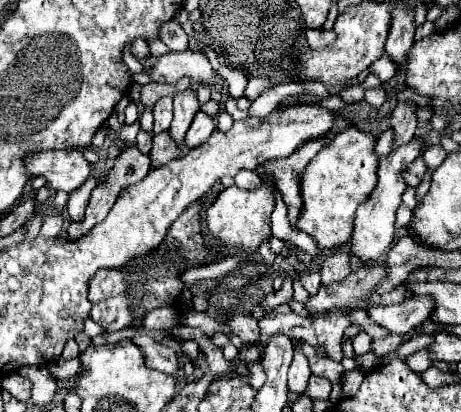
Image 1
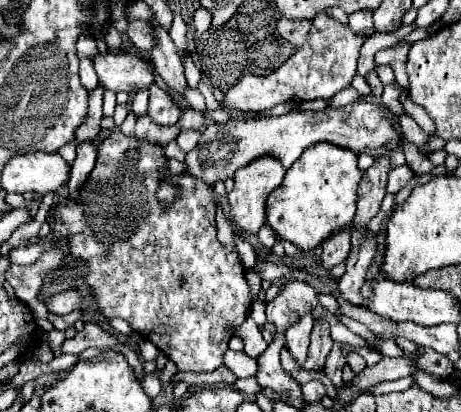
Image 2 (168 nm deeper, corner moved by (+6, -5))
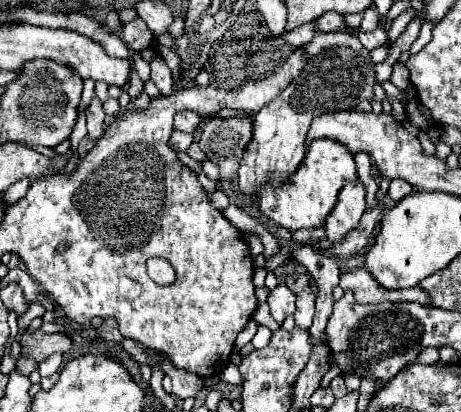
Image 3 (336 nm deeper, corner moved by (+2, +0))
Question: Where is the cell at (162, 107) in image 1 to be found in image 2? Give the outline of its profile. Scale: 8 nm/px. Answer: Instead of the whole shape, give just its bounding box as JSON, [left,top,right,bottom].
[148,84,180,126]

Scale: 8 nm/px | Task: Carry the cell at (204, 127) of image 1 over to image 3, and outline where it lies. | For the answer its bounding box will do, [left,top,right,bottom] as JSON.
[170,131,194,151]

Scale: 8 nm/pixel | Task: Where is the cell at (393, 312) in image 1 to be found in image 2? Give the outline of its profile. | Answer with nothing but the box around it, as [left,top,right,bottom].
[324,344,346,390]

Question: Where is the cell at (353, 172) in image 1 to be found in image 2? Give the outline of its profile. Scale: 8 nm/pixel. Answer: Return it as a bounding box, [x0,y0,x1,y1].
[266,144,364,250]

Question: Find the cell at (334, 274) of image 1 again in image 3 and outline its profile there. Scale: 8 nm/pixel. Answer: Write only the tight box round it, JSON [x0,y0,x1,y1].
[326,183,366,245]

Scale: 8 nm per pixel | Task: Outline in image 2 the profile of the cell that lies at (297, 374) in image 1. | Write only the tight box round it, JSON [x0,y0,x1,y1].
[286,314,312,366]

